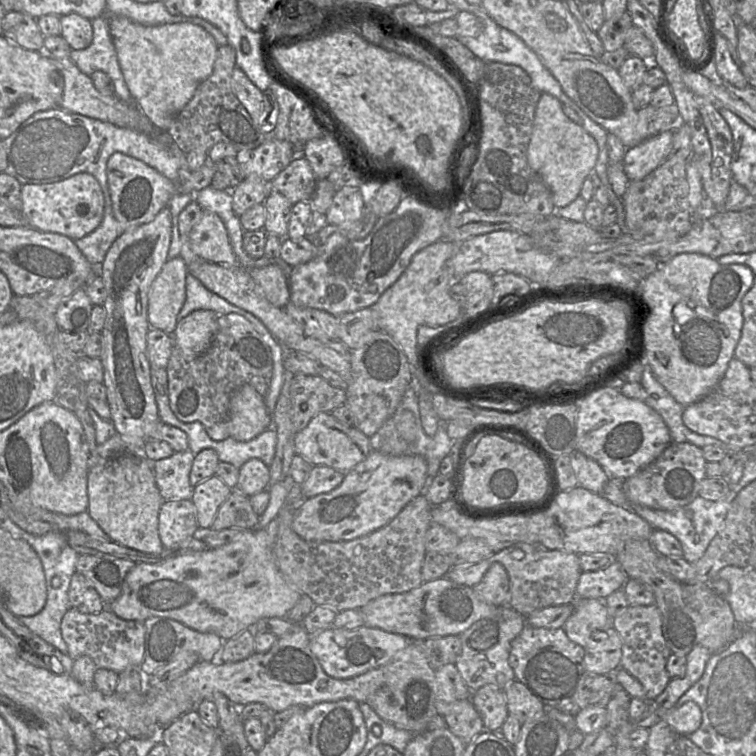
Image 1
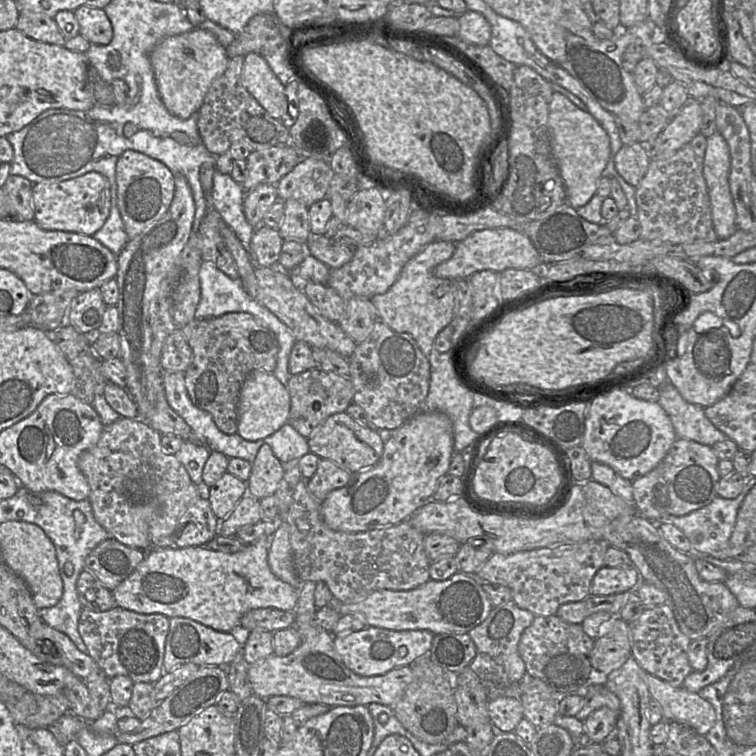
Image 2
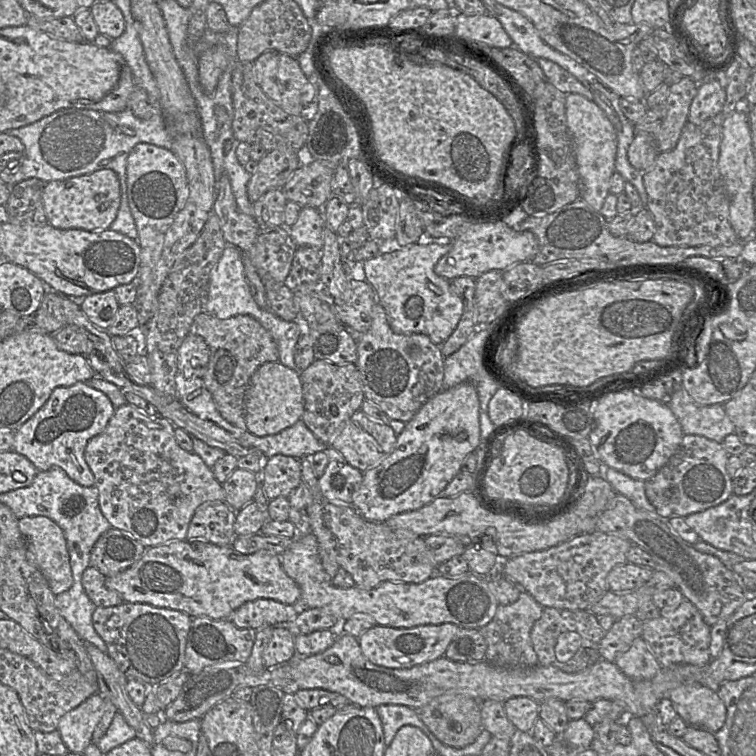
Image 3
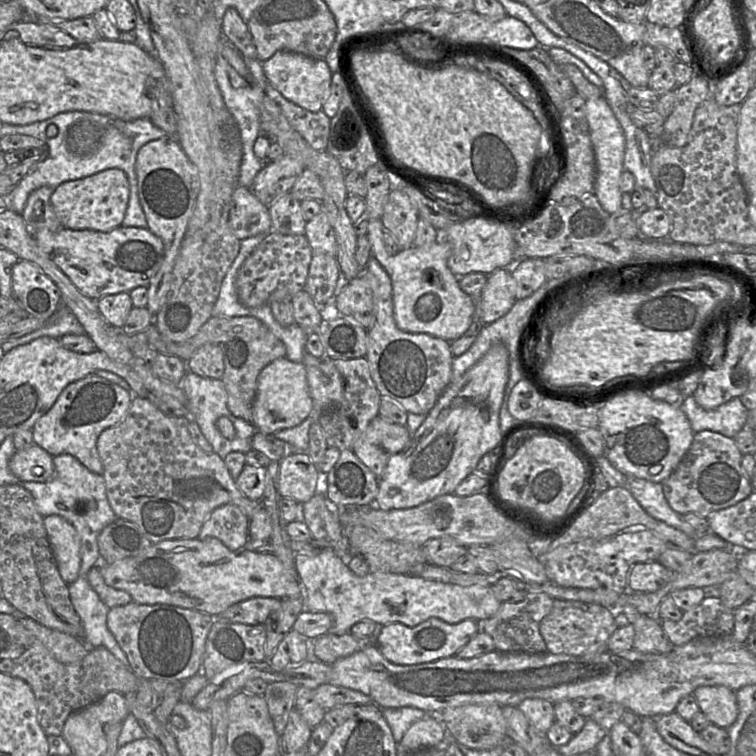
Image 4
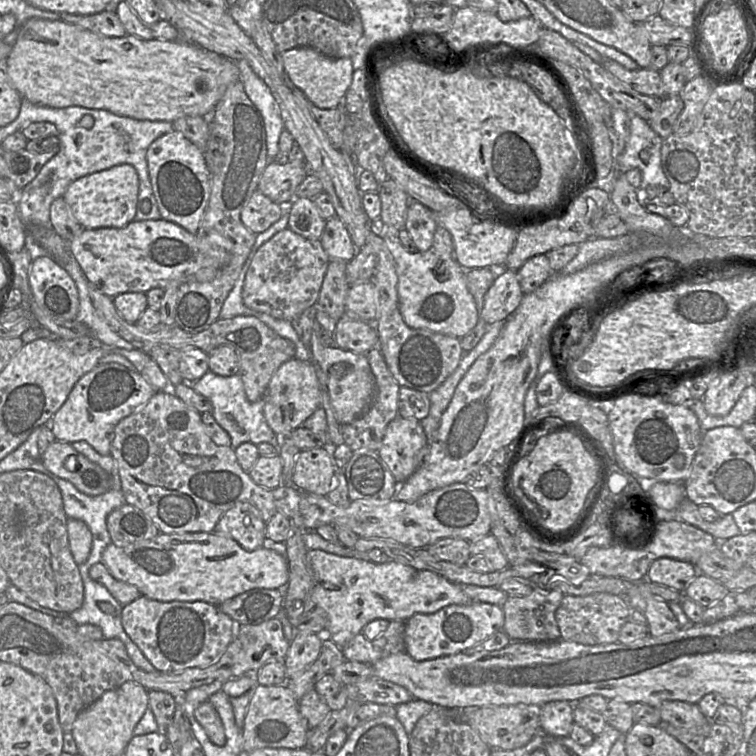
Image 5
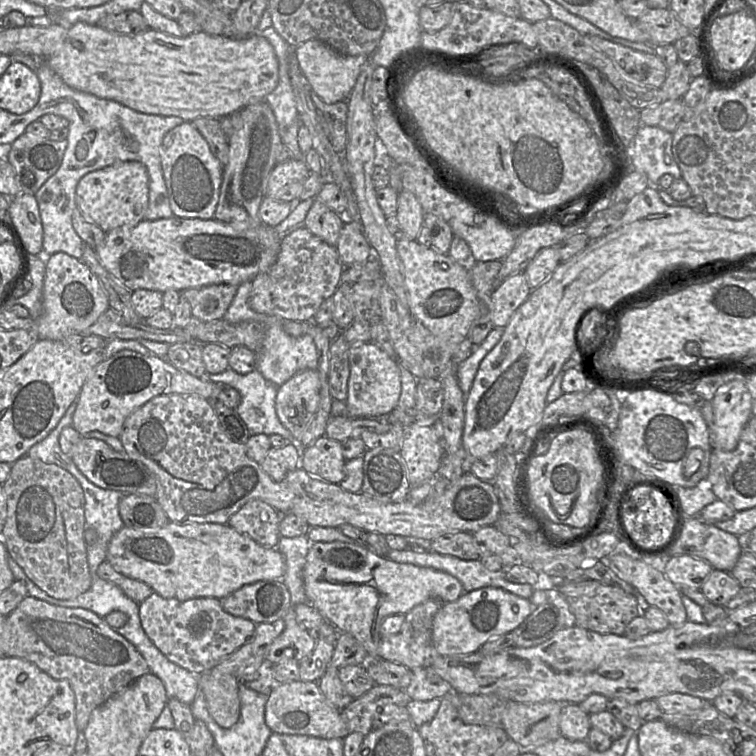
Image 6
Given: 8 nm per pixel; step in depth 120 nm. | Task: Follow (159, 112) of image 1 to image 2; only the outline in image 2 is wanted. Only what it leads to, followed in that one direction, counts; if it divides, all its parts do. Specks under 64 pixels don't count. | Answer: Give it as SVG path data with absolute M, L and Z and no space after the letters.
M196 27L161 40L150 52L149 60L165 107L172 115L186 119L197 113L212 82L226 71L229 56L212 33Z

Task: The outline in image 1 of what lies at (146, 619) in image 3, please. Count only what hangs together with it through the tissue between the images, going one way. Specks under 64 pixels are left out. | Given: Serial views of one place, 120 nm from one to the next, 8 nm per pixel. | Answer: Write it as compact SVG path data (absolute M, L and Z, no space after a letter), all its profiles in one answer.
M70 608L61 621L61 636L67 645L67 655L72 659L87 656L97 668L121 673L139 668L145 652L144 621L128 621L117 617L108 608L98 614L83 614Z

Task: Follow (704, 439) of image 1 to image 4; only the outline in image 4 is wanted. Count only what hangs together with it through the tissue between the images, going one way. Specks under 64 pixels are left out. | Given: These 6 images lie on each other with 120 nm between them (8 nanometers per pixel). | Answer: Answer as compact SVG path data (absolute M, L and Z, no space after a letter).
M687 396L680 408L687 416L694 434L710 430L729 438L734 438L745 427L749 413L740 398L733 398L708 410L700 407L693 396Z

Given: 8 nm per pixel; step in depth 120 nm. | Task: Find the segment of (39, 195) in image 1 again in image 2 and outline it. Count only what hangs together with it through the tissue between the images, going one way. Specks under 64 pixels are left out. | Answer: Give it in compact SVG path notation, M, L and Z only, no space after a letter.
M95 171L61 182L36 183L32 188L32 201L33 220L40 228L93 236L110 213L110 184L104 175Z

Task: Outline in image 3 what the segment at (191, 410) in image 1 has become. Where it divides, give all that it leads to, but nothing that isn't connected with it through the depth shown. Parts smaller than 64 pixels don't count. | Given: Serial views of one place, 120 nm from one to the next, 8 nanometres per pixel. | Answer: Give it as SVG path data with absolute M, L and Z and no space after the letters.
M200 313L194 319L190 334L201 337L210 349L207 371L202 377L220 415L235 427L246 430L244 398L250 379L263 364L278 362L279 351L271 334L251 316L238 315L218 319Z

